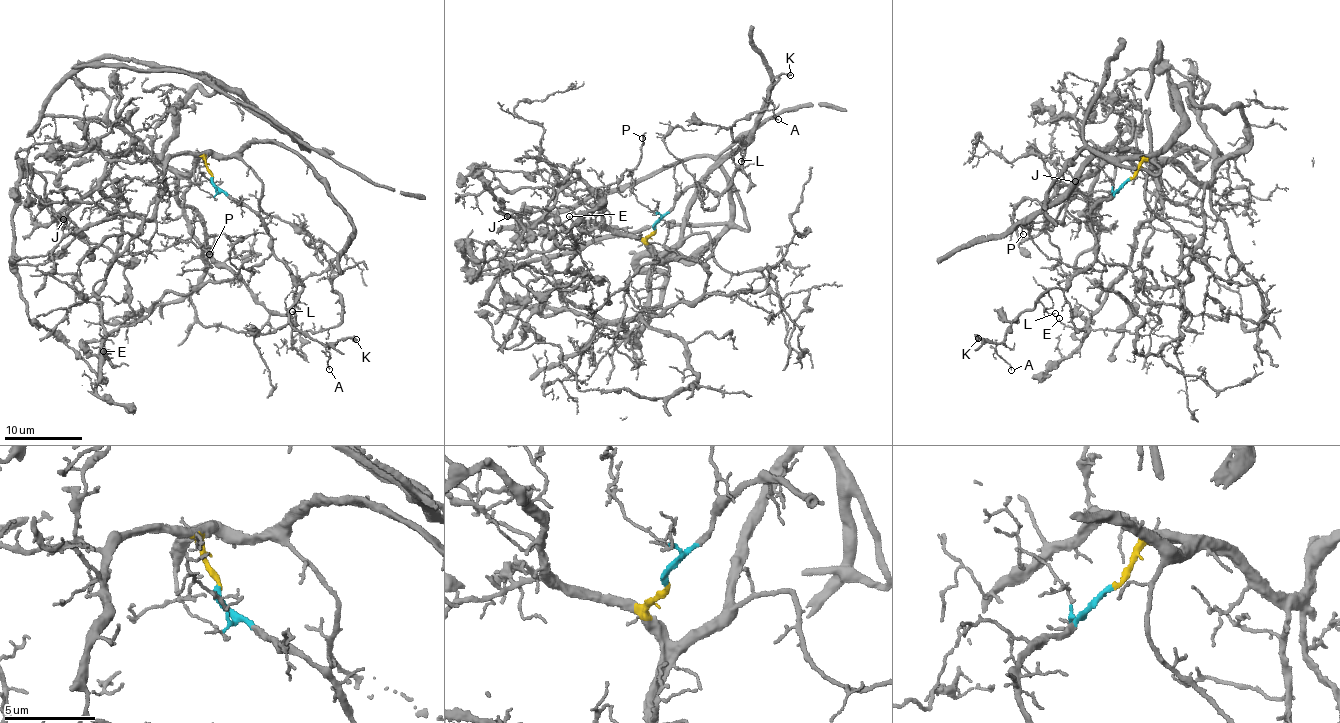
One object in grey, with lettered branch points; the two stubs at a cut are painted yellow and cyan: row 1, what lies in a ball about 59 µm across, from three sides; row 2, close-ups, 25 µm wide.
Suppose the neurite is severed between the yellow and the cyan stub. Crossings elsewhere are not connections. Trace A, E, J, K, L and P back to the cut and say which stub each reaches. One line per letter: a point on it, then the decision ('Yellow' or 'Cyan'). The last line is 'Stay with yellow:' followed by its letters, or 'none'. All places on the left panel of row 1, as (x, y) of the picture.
A: Place: (329, 369). Cyan
E: Place: (103, 351). Yellow
J: Place: (63, 219). Yellow
K: Place: (356, 339). Cyan
L: Place: (292, 311). Cyan
P: Place: (209, 254). Yellow
Stay with yellow: E, J, P

